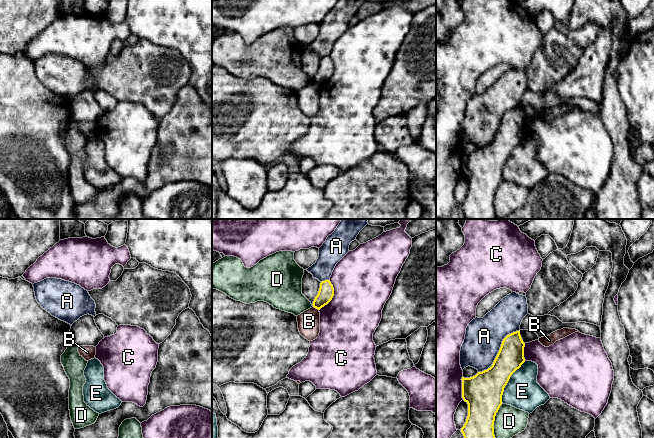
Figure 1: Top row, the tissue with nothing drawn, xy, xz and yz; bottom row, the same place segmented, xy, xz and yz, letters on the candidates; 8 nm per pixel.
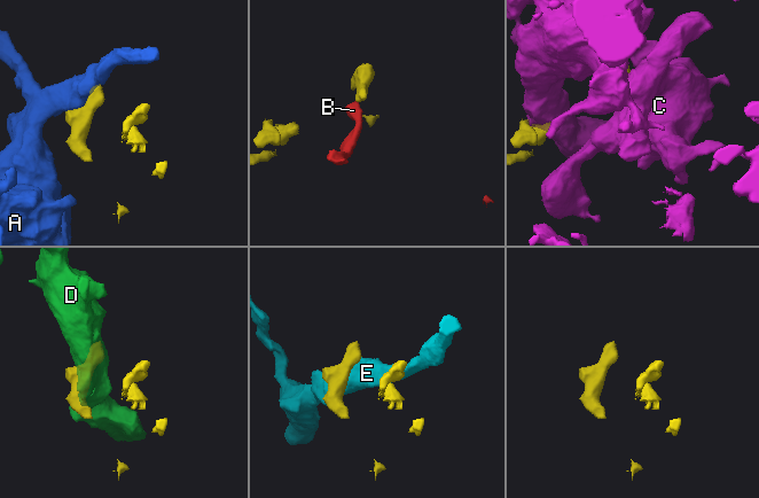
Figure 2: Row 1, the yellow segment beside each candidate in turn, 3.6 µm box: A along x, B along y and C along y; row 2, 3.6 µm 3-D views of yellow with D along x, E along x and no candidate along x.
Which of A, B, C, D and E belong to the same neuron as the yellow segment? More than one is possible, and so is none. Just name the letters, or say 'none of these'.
none of these

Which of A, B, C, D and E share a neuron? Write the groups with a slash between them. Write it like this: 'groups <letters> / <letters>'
groups A / B / C / D / E

